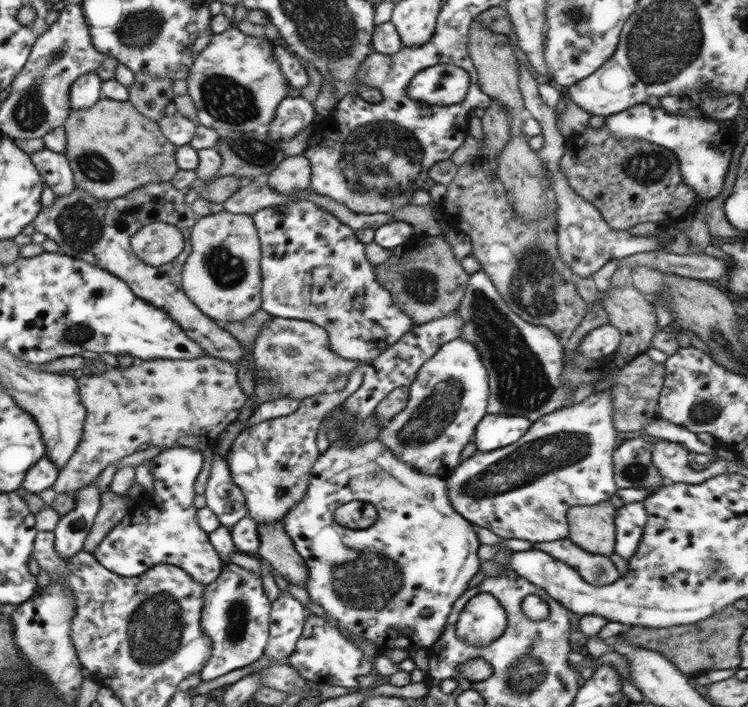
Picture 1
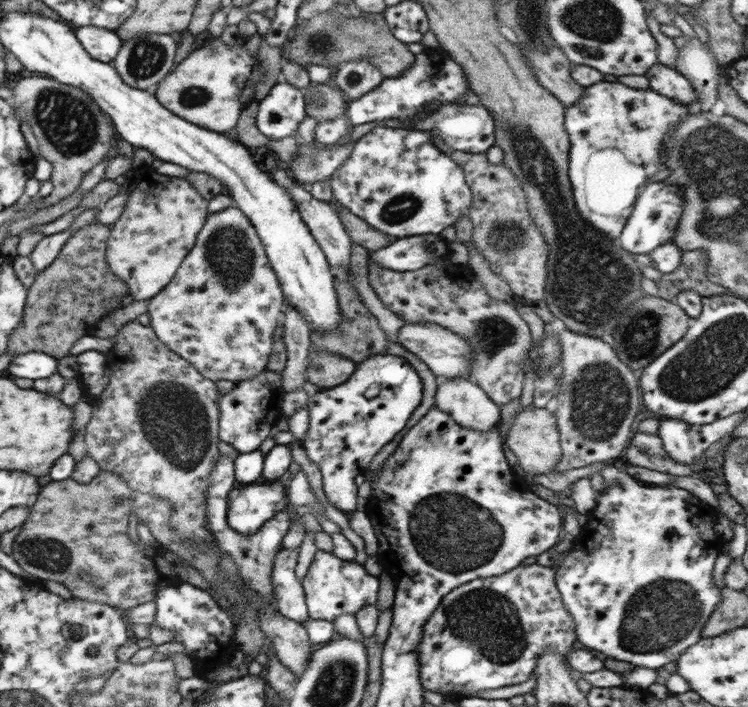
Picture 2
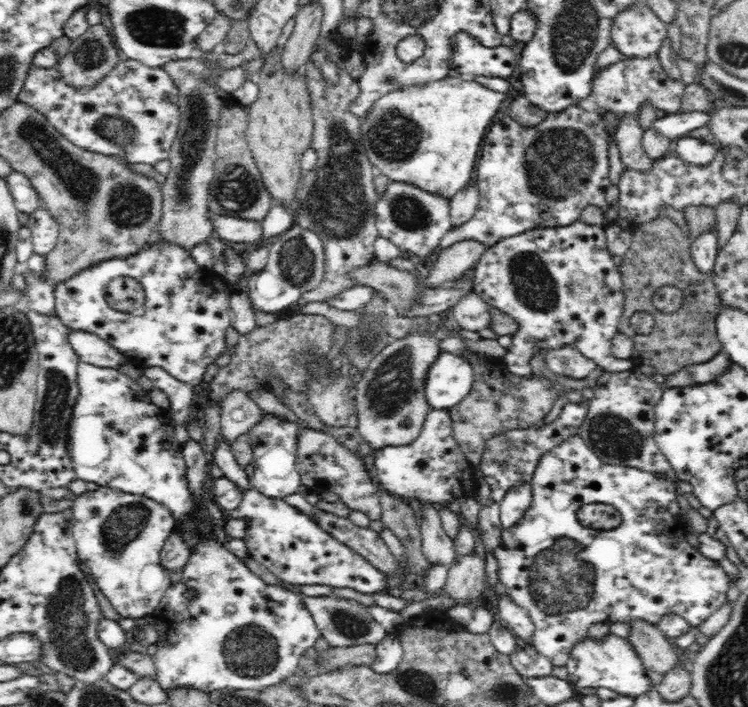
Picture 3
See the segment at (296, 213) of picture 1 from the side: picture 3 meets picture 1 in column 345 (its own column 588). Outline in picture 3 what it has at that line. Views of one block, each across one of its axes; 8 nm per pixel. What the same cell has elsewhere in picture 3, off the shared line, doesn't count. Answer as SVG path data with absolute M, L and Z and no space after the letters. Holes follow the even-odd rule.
M574 222L568 226L540 227L508 237L490 245L475 265L473 291L484 302L510 315L518 324L512 344L503 358L507 369L516 376L534 375L530 360L545 350L574 345L580 353L604 370L617 373L634 370L632 361L620 362L611 354L612 339L625 310L623 278L606 246L605 226Z

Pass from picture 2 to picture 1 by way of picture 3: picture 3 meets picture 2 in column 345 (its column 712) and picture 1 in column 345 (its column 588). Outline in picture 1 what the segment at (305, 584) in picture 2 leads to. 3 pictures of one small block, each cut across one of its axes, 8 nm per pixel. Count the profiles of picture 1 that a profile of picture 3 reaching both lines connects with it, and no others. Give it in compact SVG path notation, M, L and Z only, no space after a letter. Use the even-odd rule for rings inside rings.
M378 438L368 442L357 443L356 446L330 446L324 453L320 452L312 467L309 487L304 500L301 500L296 506L293 506L292 510L288 511L282 523L294 543L296 552L300 554L308 568L306 589L310 594L310 600L324 608L324 611L330 616L330 622L333 622L337 628L343 627L347 630L348 635L358 636L372 642L376 646L378 654L383 654L386 650L394 650L394 648L403 648L408 652L408 658L412 658L417 650L428 650L434 647L448 624L448 616L452 612L452 605L459 600L462 594L469 591L469 582L479 572L479 566L483 563L478 559L478 550L482 545L477 537L478 526L468 522L454 510L448 498L447 478L424 474L424 472L420 472L420 470L415 469L407 462L401 461ZM352 500L370 502L370 504L375 506L378 517L372 525L372 530L348 530L347 527L334 522L333 514L336 508L346 504L346 502L352 502ZM422 608L430 608L431 615L426 618L422 617Z

